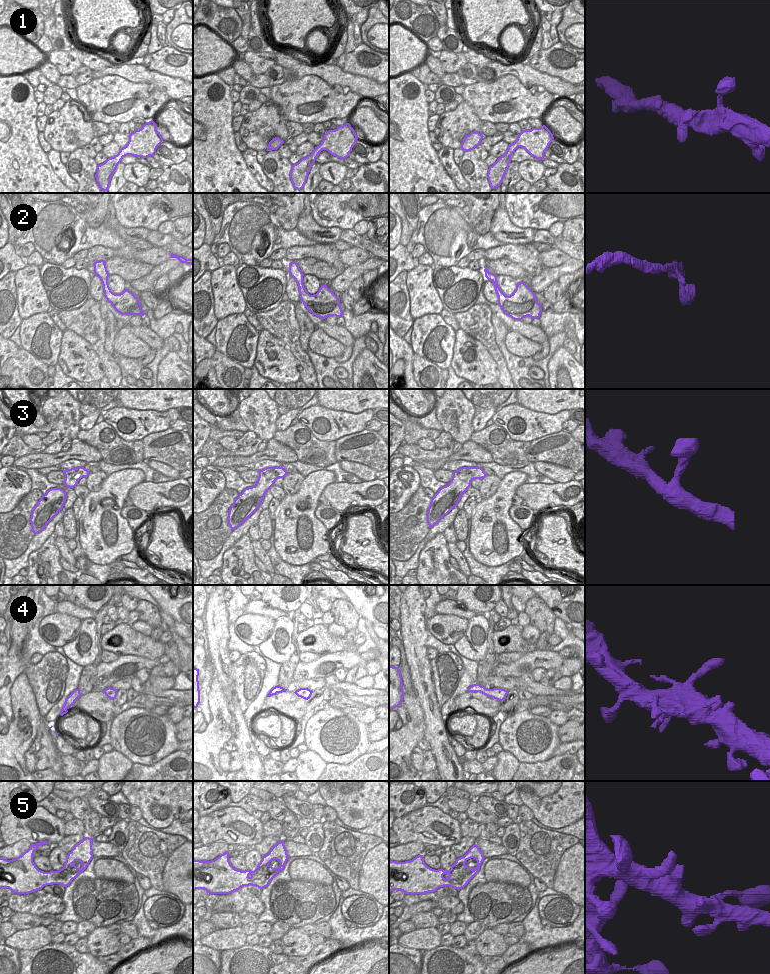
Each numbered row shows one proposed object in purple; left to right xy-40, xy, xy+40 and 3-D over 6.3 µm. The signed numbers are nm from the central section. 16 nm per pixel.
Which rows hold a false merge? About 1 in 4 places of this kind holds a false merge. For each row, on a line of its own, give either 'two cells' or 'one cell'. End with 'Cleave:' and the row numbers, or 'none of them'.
1: one cell
2: one cell
3: one cell
4: one cell
5: one cell
Cleave: none of them

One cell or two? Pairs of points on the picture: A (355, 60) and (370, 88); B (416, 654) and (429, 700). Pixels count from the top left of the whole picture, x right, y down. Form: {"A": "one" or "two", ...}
{"A": "two", "B": "one"}

